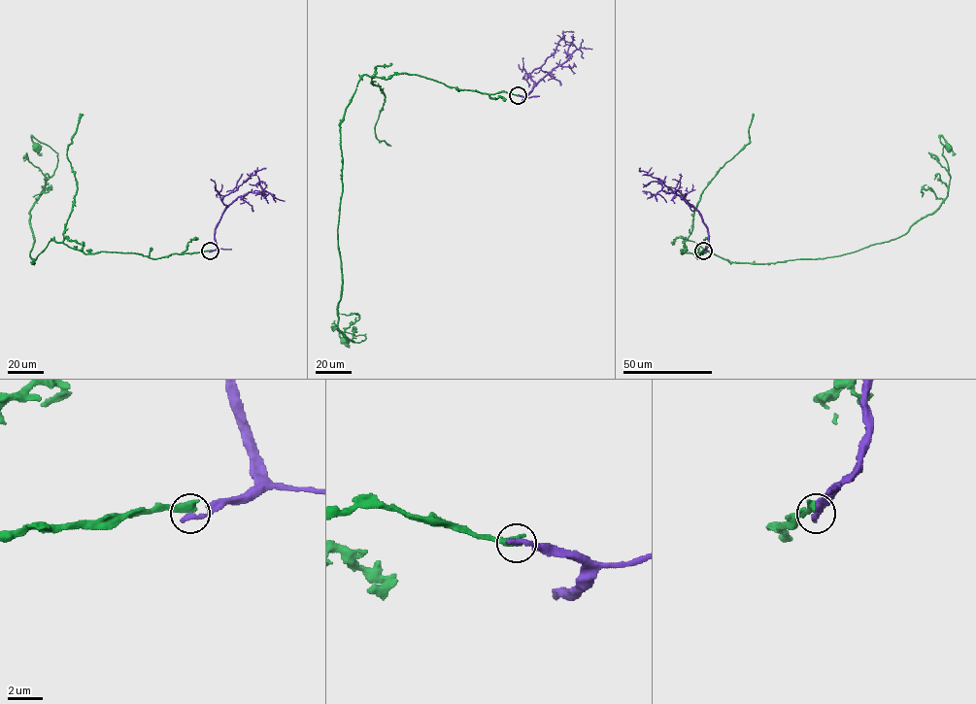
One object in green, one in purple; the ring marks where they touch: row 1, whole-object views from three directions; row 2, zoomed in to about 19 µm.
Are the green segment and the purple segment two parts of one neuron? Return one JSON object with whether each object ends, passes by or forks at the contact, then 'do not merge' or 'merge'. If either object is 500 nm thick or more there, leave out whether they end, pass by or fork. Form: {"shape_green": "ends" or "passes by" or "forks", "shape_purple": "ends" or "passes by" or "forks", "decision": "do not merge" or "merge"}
{"decision": "do not merge"}

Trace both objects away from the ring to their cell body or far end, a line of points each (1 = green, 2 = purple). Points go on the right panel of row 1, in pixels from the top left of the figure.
1: (703, 251), (682, 253), (683, 242), (730, 262), (759, 263), (895, 239), (946, 197), (940, 136), (947, 148)
2: (703, 251), (708, 244), (709, 232), (701, 215), (660, 180), (640, 171), (640, 168)

